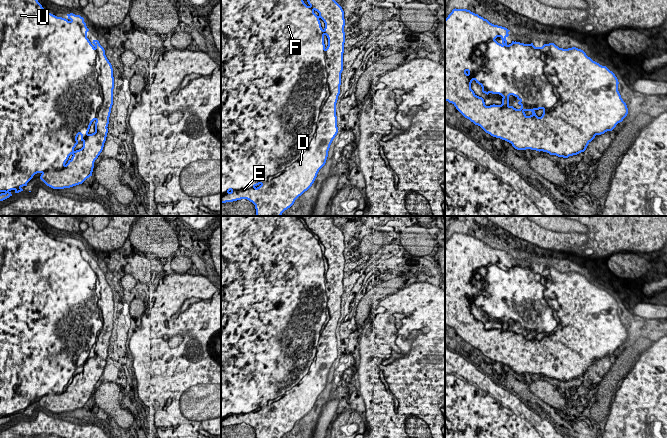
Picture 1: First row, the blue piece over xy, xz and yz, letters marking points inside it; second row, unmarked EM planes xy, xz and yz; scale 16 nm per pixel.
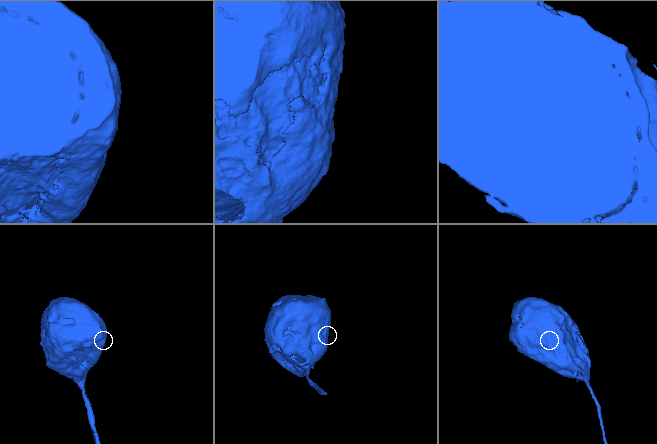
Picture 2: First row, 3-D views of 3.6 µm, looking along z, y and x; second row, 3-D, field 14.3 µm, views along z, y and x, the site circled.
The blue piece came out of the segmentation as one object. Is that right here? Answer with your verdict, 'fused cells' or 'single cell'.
single cell

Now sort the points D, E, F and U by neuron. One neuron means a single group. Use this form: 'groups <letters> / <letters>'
groups D E F U

